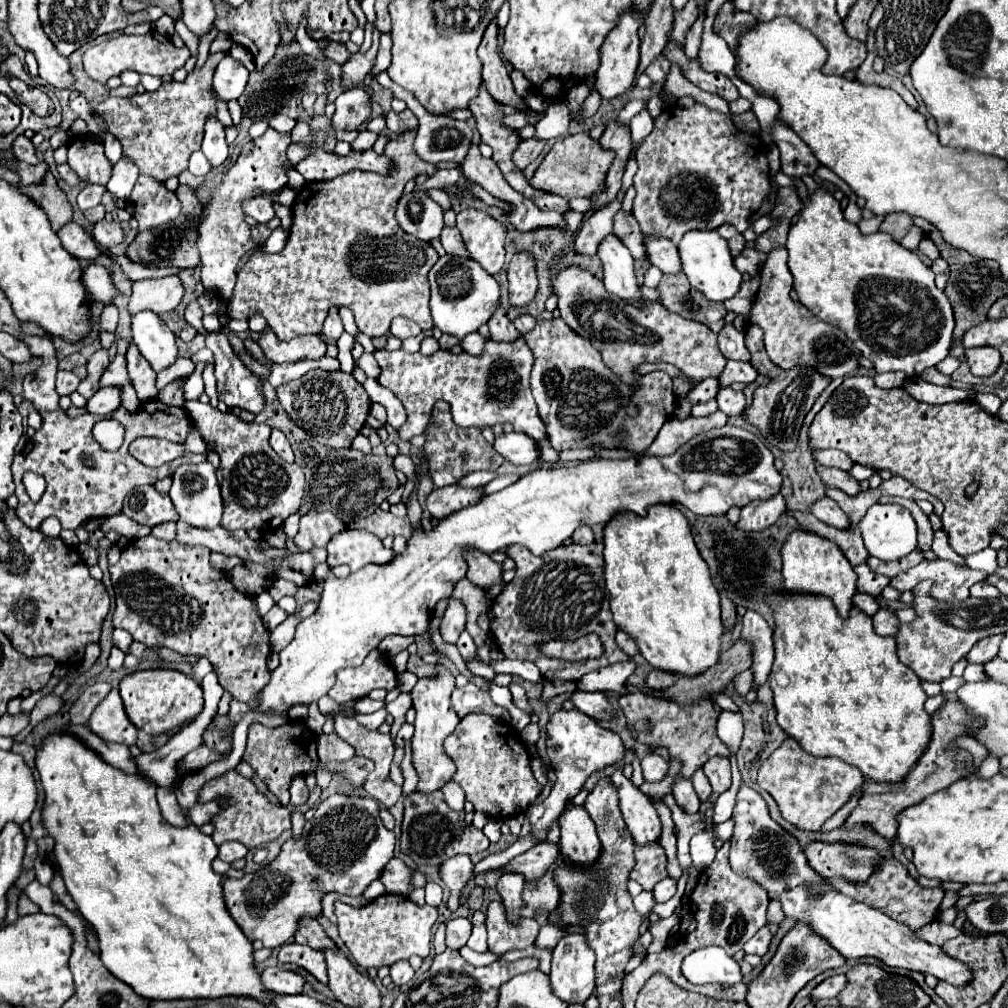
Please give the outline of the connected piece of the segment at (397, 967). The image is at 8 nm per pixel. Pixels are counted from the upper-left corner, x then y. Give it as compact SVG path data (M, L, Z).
M401 960L401 962L397 962L397 964L391 966L391 978L393 978L393 982L397 986L407 984L413 978L413 974L415 974L415 970L409 966L407 960Z

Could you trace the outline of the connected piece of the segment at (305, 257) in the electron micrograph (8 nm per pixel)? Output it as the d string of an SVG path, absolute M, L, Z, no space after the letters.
M417 128L403 132L397 140L387 144L385 154L393 160L395 170L389 176L353 170L333 180L307 184L295 198L293 226L285 250L279 254L257 250L249 256L245 266L239 270L235 294L227 306L227 314L231 318L251 318L253 314L261 314L279 340L291 340L301 334L319 334L329 308L337 304L347 306L353 312L359 330L371 338L387 334L395 316L411 318L423 332L431 332L433 324L429 310L427 272L433 268L439 256L429 242L415 240L415 236L403 232L395 220L395 204L399 202L405 184L413 176L433 176L439 170L437 164L427 164L415 156L415 132Z

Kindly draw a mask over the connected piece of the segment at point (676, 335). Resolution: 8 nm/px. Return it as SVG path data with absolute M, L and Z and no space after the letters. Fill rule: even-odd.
M577 266L559 270L551 278L551 288L557 296L557 308L565 324L579 336L589 338L601 352L603 362L627 384L633 384L639 378L639 374L633 372L633 366L643 362L669 362L695 382L701 382L707 376L719 376L727 364L727 358L717 346L717 334L705 324L685 320L657 302L651 302L647 310L639 310L627 302L623 304L623 300L611 296L603 282L587 270Z

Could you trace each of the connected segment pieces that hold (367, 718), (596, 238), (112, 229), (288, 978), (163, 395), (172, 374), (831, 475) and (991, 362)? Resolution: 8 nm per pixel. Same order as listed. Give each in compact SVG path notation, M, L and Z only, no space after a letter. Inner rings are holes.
M381 708L381 710L373 712L373 714L357 714L355 720L357 720L359 724L363 724L365 728L369 728L369 730L377 730L377 728L387 720L387 716L389 716L387 710Z
M613 200L607 204L607 208L599 208L599 212L591 212L591 216L585 218L577 238L575 238L575 248L581 254L593 256L597 254L599 244L607 238L607 234L613 232L613 216L619 212L622 201Z
M99 220L93 224L91 228L91 238L105 246L105 248L113 248L117 244L123 242L123 232L121 232L121 226L117 222L107 222L107 220Z
M267 968L261 972L263 984L267 990L277 994L303 994L303 976L285 968Z
M175 380L175 382L167 384L167 386L159 392L157 398L159 398L163 404L167 404L167 406L183 406L183 402L185 402L185 398L183 398L183 382Z
M179 356L173 366L169 366L167 370L163 370L163 372L157 374L157 380L161 380L161 388L163 388L167 382L171 382L175 378L181 378L181 376L191 376L193 372L195 372L195 364L189 358L181 358Z
M813 458L813 462L815 462L817 474L821 476L821 480L823 480L823 484L825 484L827 488L843 490L843 492L849 494L849 496L855 496L855 494L859 492L859 484L857 484L855 480L851 480L847 472L843 472L843 470L839 470L839 468L827 468L827 466L821 466L815 458Z
M981 346L981 348L965 350L965 356L967 356L971 372L975 376L979 376L979 378L993 376L997 372L999 364L1001 364L1001 354L995 352L995 348L991 348L991 346Z

